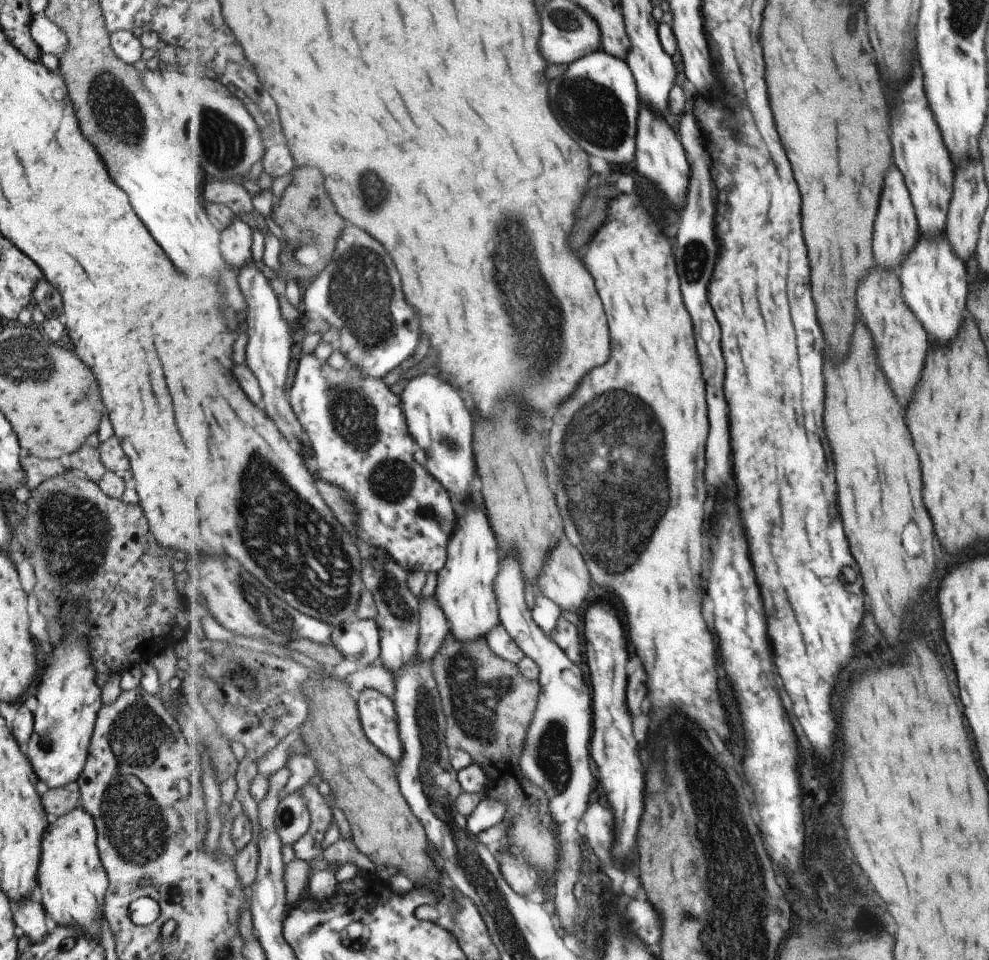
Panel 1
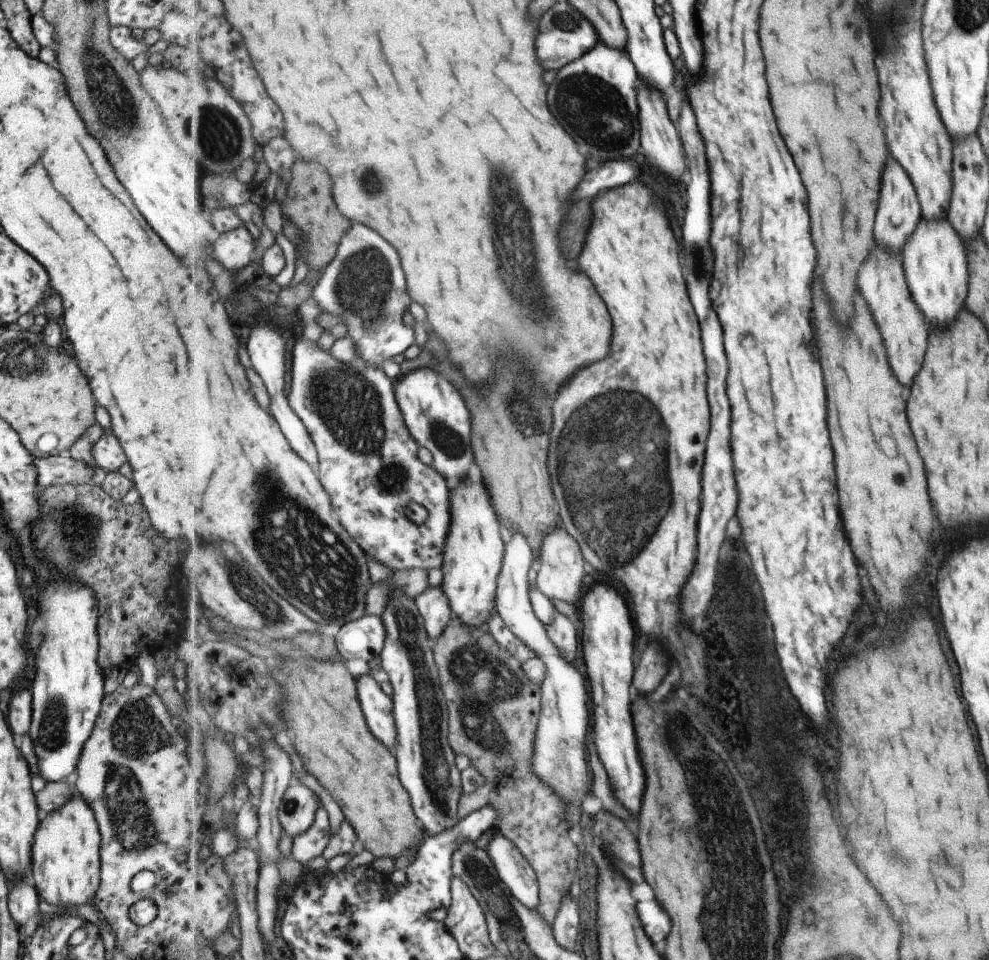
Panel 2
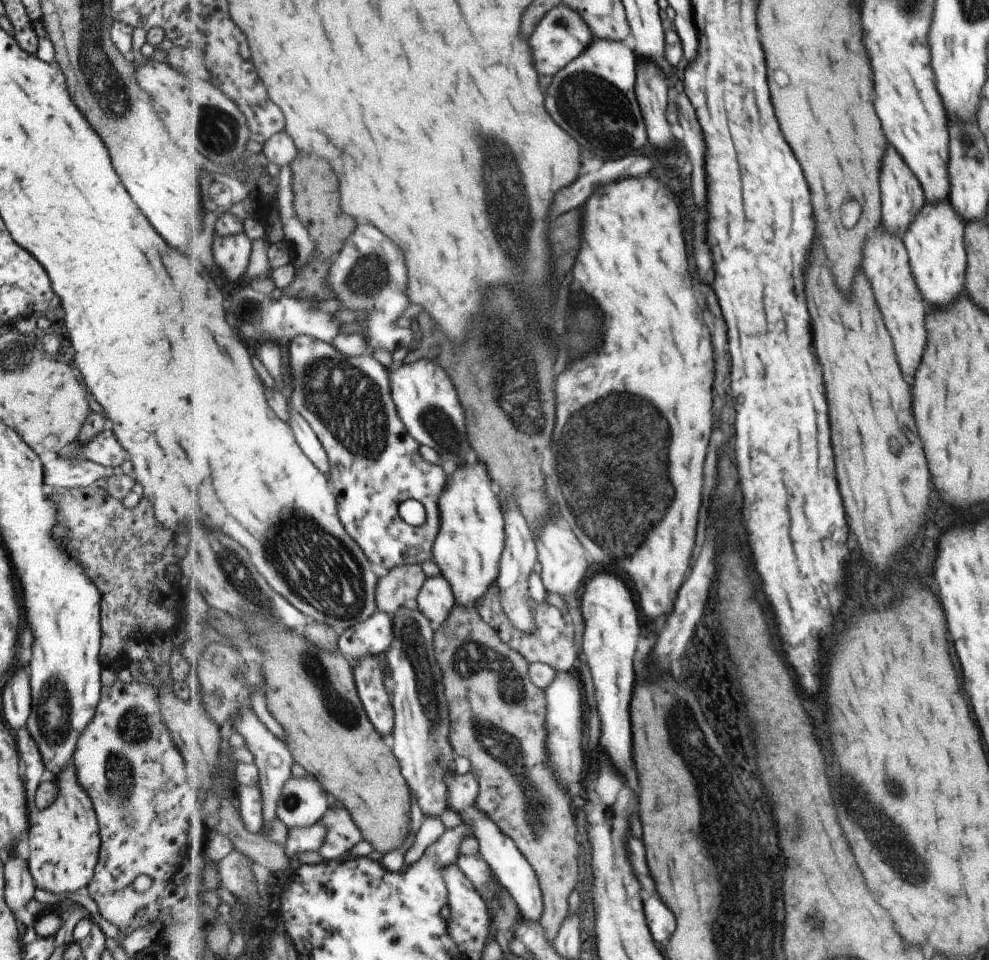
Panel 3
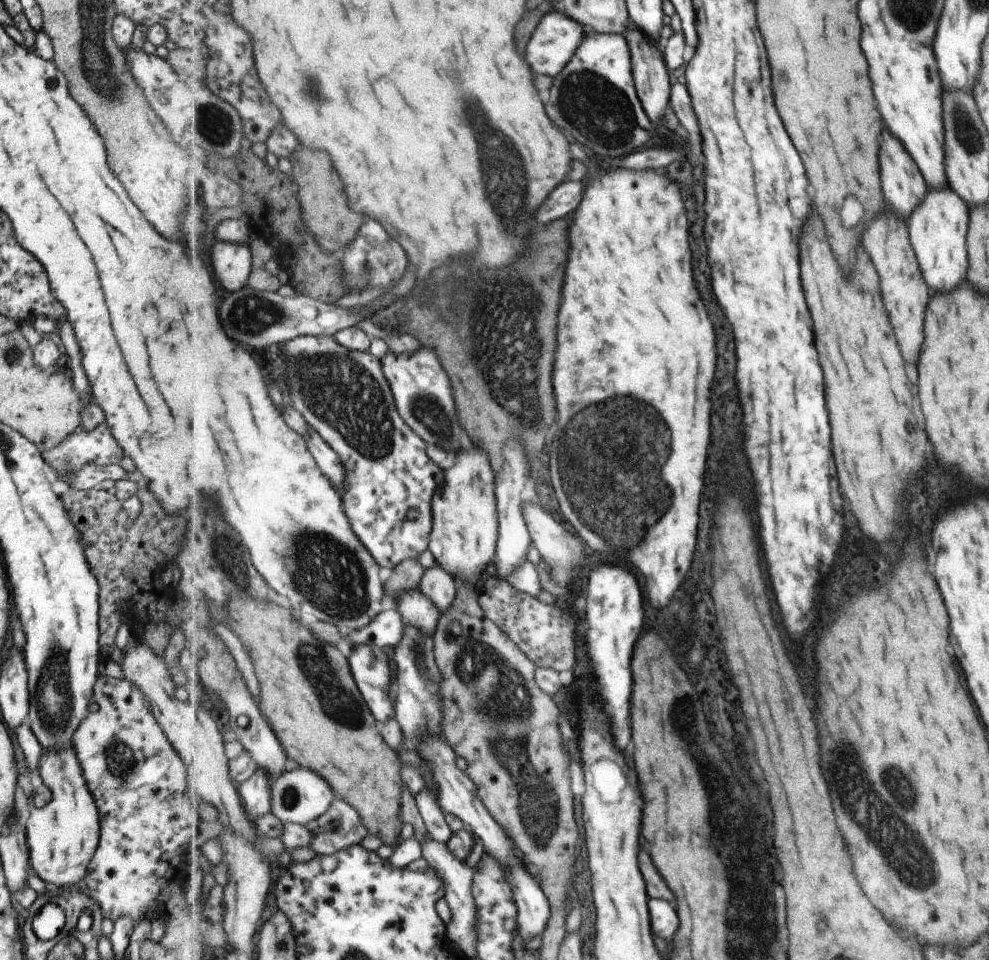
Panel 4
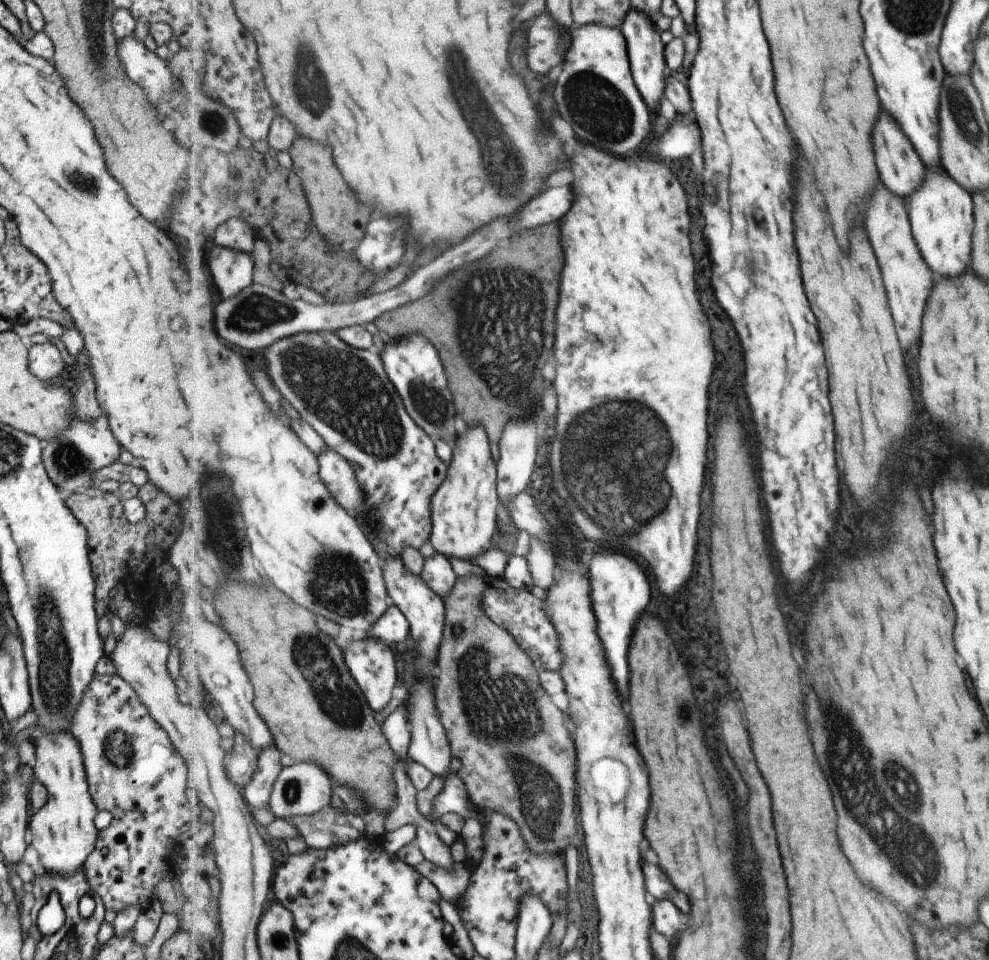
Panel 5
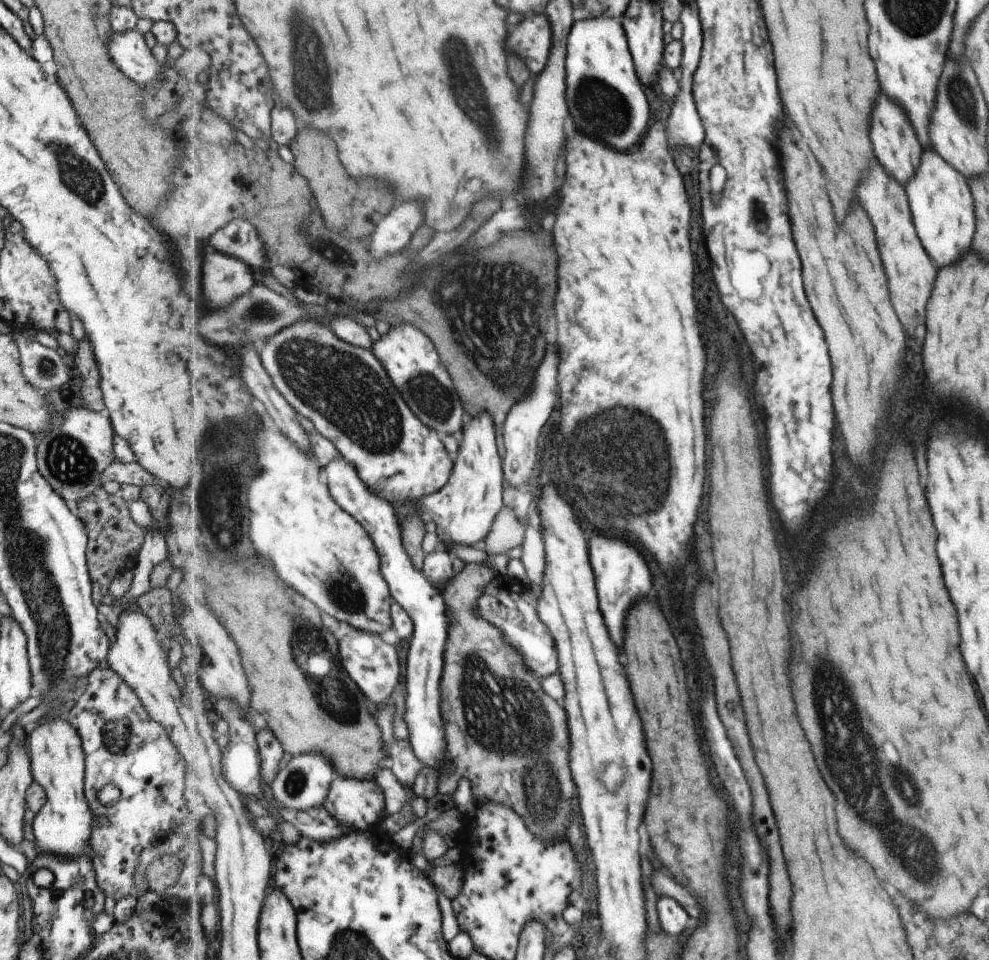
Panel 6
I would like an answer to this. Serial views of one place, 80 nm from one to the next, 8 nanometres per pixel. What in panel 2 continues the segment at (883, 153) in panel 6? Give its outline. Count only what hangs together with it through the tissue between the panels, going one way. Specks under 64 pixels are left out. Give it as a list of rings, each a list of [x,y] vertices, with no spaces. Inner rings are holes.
[[[889,158],[889,166],[885,166],[885,182],[881,182],[881,214],[877,214],[877,244],[901,252],[909,236],[915,232],[920,219],[920,204],[914,186],[905,170],[893,158]]]

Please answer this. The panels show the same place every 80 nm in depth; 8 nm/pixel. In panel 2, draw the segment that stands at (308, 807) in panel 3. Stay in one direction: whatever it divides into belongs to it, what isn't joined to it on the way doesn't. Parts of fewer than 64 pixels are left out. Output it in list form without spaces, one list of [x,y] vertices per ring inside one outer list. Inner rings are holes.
[[[297,781],[292,782],[283,797],[278,812],[286,834],[294,838],[309,830],[321,807],[319,796],[311,788]]]

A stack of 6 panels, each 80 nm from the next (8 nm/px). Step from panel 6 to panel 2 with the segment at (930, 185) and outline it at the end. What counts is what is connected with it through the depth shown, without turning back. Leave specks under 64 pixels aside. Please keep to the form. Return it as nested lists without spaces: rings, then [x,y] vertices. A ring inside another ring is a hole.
[[[947,218],[920,219],[899,254],[905,254],[905,270],[909,270],[909,286],[913,286],[912,298],[921,302],[925,318],[929,318],[931,326],[949,324],[961,308],[965,292],[968,292],[968,270],[965,270],[967,249],[960,234]]]

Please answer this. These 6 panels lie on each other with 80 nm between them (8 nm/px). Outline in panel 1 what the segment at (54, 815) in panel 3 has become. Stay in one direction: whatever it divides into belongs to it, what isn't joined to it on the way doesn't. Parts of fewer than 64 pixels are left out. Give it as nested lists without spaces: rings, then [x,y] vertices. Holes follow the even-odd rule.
[[[77,804],[77,806],[73,807],[71,810],[68,810],[67,814],[63,814],[63,816],[58,816],[57,820],[54,819],[53,822],[50,822],[50,823],[48,822],[48,824],[49,824],[49,826],[47,826],[47,832],[44,832],[42,834],[42,837],[41,837],[41,840],[40,840],[40,842],[41,842],[41,844],[40,844],[41,862],[39,862],[39,864],[37,865],[37,868],[36,868],[37,893],[36,893],[35,896],[37,897],[40,905],[44,908],[45,912],[48,912],[51,915],[51,918],[56,922],[57,925],[76,926],[76,927],[84,928],[85,932],[88,935],[93,935],[96,938],[95,941],[91,941],[91,942],[99,943],[99,928],[98,928],[97,922],[95,920],[97,920],[97,918],[99,918],[99,914],[101,914],[101,917],[102,917],[102,913],[100,912],[100,906],[101,906],[101,903],[103,902],[104,894],[105,894],[105,892],[107,892],[108,880],[106,879],[106,874],[104,873],[104,868],[102,867],[100,858],[98,857],[98,850],[97,850],[97,847],[96,847],[96,830],[95,830],[95,825],[93,824],[93,819],[91,818],[91,815],[86,812],[85,809],[81,808],[81,806],[79,804]]]

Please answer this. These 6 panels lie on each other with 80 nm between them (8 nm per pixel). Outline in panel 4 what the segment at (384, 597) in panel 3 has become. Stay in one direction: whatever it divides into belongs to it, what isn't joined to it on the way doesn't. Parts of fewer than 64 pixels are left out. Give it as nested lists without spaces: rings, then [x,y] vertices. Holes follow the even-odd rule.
[[[408,558],[393,568],[393,573],[385,582],[386,594],[397,604],[394,594],[407,589],[419,588],[426,569],[416,558]]]

